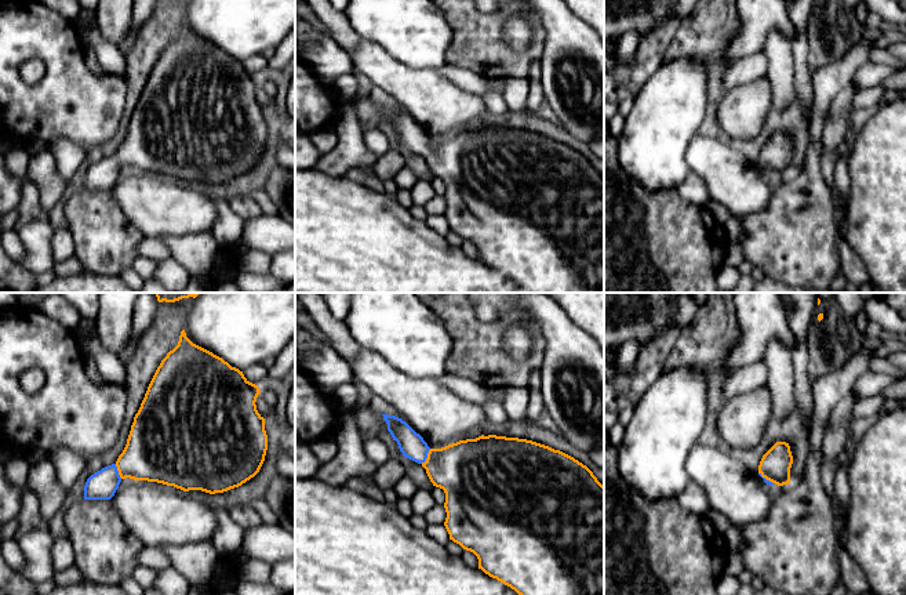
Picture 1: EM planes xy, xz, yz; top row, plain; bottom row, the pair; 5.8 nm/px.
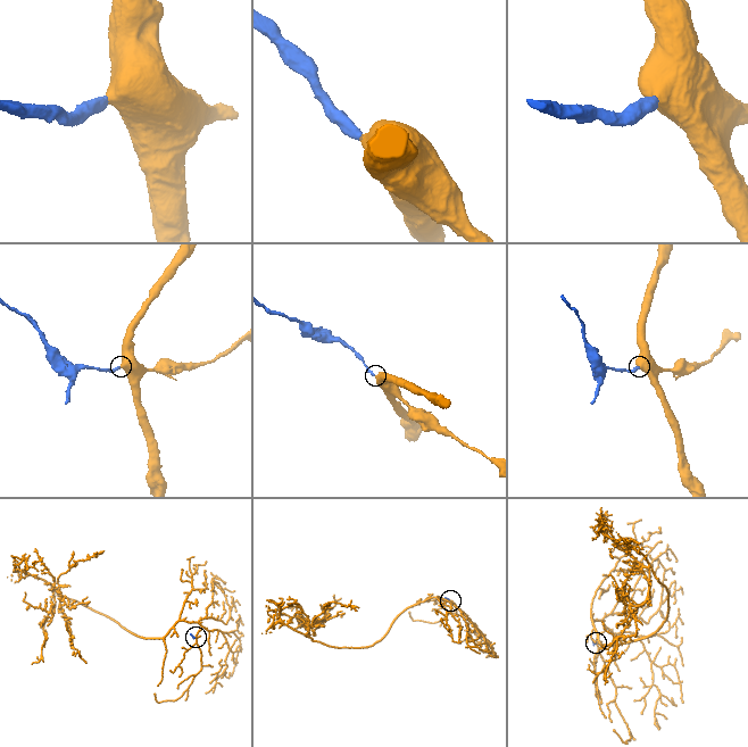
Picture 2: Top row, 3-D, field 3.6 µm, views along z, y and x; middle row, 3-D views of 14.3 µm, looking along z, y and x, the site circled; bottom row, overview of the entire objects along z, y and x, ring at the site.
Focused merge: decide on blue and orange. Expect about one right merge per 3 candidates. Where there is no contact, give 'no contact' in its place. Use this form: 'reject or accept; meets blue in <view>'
accept; meets blue in xz

